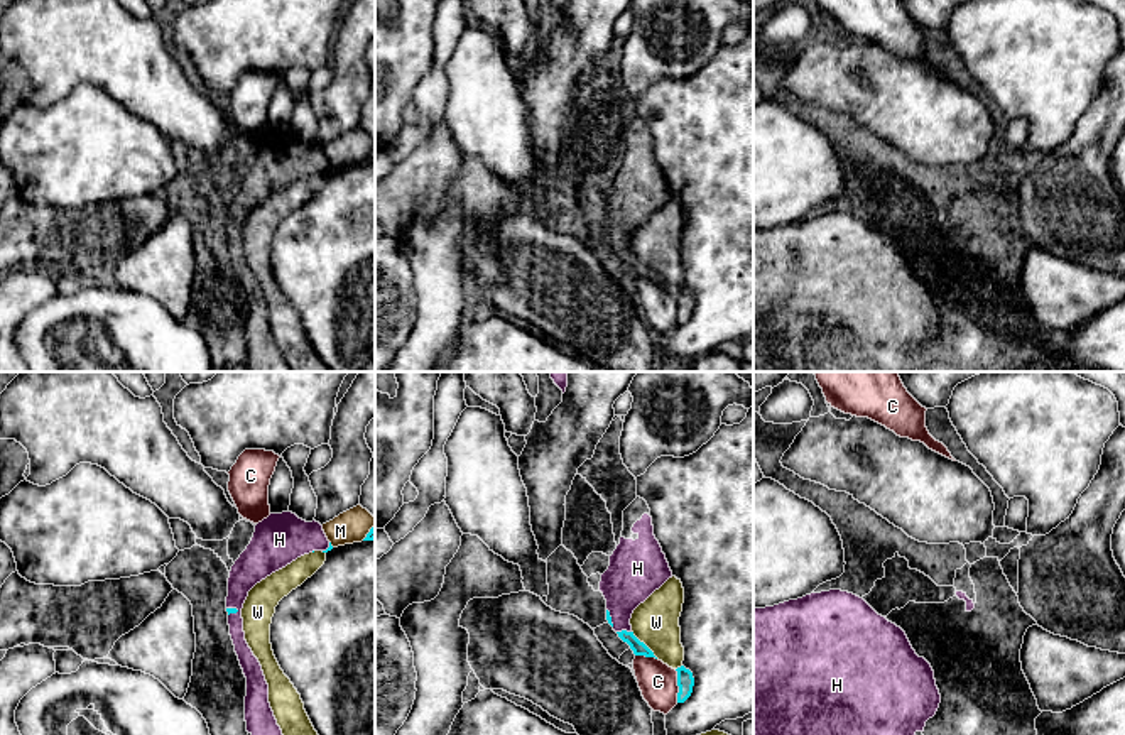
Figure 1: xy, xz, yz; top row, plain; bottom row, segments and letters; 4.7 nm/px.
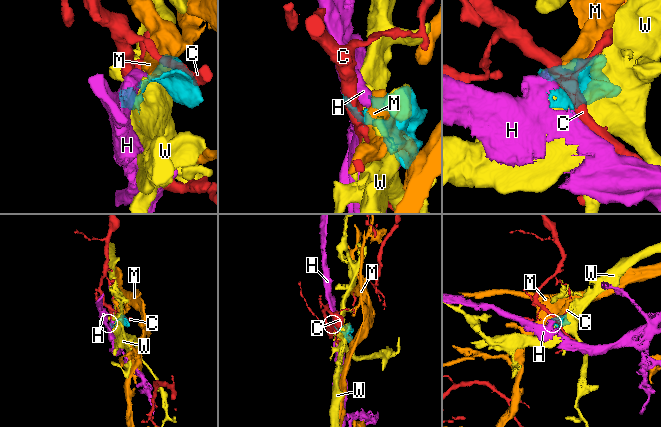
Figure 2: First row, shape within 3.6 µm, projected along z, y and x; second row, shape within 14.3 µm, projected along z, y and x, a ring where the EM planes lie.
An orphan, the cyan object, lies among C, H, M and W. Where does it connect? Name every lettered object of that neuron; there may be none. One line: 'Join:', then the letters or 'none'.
Join: H

